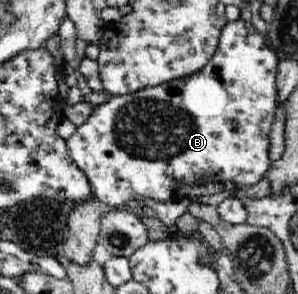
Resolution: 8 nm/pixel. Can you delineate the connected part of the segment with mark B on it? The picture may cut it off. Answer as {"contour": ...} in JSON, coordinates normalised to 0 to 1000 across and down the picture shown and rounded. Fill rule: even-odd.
{"contour":[[[805,61],[768,71],[745,102],[721,187],[678,238],[641,259],[621,259],[621,265],[570,272],[567,282],[520,299],[487,299],[466,313],[413,327],[379,327],[362,347],[319,364],[299,405],[275,429],[258,432],[258,446],[221,483],[245,551],[295,602],[326,677],[386,707],[443,684],[470,697],[470,677],[480,670],[500,670],[527,690],[574,690],[611,704],[648,667],[705,667],[762,643],[836,639],[839,626],[862,626],[889,599],[893,575],[913,551],[903,537],[903,456],[933,367],[930,245],[940,204],[933,184],[916,177],[916,163],[903,163],[893,122],[862,105],[842,85],[839,68]]]}

